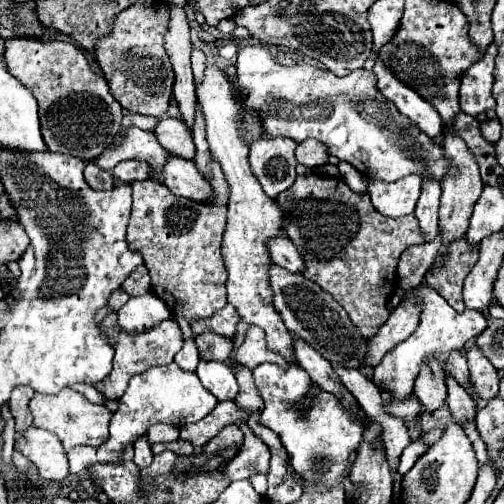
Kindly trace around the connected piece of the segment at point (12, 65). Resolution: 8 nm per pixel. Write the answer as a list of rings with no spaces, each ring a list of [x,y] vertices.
[[[13,38],[5,42],[5,64],[7,70],[31,90],[39,104],[39,118],[41,118],[41,132],[47,148],[51,152],[61,152],[69,154],[75,158],[83,158],[85,162],[95,160],[111,142],[117,138],[121,130],[121,120],[123,120],[123,108],[121,104],[111,96],[109,86],[103,76],[97,76],[85,58],[85,54],[67,42],[41,42],[41,40],[31,40],[31,38]]]

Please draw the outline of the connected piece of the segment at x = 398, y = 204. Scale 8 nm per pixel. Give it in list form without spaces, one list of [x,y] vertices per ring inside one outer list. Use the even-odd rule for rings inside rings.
[[[405,176],[397,182],[381,182],[369,178],[369,196],[377,212],[391,218],[401,218],[413,214],[415,202],[421,194],[421,176]]]

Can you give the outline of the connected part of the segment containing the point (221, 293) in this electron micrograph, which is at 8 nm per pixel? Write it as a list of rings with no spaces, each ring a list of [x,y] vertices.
[[[199,106],[195,110],[195,122],[193,122],[193,138],[197,146],[195,154],[195,166],[199,172],[211,180],[211,186],[215,190],[213,202],[193,202],[187,198],[179,198],[171,194],[163,184],[155,180],[143,180],[143,182],[133,182],[133,212],[127,228],[127,242],[131,250],[139,250],[143,254],[145,266],[151,274],[151,286],[153,294],[157,294],[175,316],[185,316],[187,322],[195,318],[209,318],[215,310],[223,308],[227,304],[227,294],[225,294],[225,280],[227,280],[227,270],[223,264],[221,256],[221,240],[223,240],[223,230],[227,222],[227,180],[223,178],[223,170],[219,162],[211,158],[207,138],[203,134],[203,114],[199,114]]]

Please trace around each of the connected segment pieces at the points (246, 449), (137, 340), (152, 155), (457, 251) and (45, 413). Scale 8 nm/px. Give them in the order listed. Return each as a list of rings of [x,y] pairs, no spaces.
[[[245,422],[236,425],[245,434],[245,442],[241,452],[227,464],[225,476],[229,480],[241,480],[241,478],[251,478],[251,474],[267,474],[271,460],[269,448],[253,434]]]
[[[111,312],[101,322],[101,332],[107,334],[111,338],[111,344],[115,346],[113,370],[111,370],[109,378],[105,378],[99,386],[95,386],[107,400],[119,400],[125,394],[127,384],[135,374],[141,374],[141,372],[145,372],[145,370],[149,370],[153,366],[171,364],[175,354],[183,346],[183,334],[181,334],[181,330],[179,330],[179,326],[177,326],[177,322],[173,318],[163,320],[159,326],[153,326],[151,330],[147,330],[143,334],[127,334],[123,330],[119,330],[119,326],[117,326],[117,312]]]
[[[129,126],[127,130],[121,132],[121,136],[123,136],[123,140],[119,142],[117,148],[115,146],[107,148],[95,160],[95,164],[99,168],[111,170],[121,160],[145,160],[145,162],[153,164],[155,168],[159,168],[159,166],[163,166],[163,162],[167,162],[167,150],[163,146],[159,146],[159,140],[155,138],[153,132],[145,132],[135,126]]]
[[[461,238],[451,244],[447,264],[441,270],[433,270],[431,274],[427,274],[425,280],[427,280],[427,284],[431,284],[431,288],[441,292],[443,298],[455,310],[465,310],[461,290],[463,290],[463,282],[465,282],[467,274],[471,272],[471,266],[477,262],[477,258],[479,258],[479,246],[471,246],[465,238]]]
[[[63,388],[59,394],[35,394],[33,400],[29,402],[35,426],[45,428],[49,432],[53,432],[55,436],[59,436],[59,440],[63,442],[65,450],[71,450],[73,446],[79,444],[87,444],[87,446],[101,446],[103,442],[107,442],[107,434],[109,434],[109,420],[111,420],[111,412],[105,406],[97,406],[93,402],[87,402],[87,398],[83,398],[83,394],[71,390],[71,388]]]

